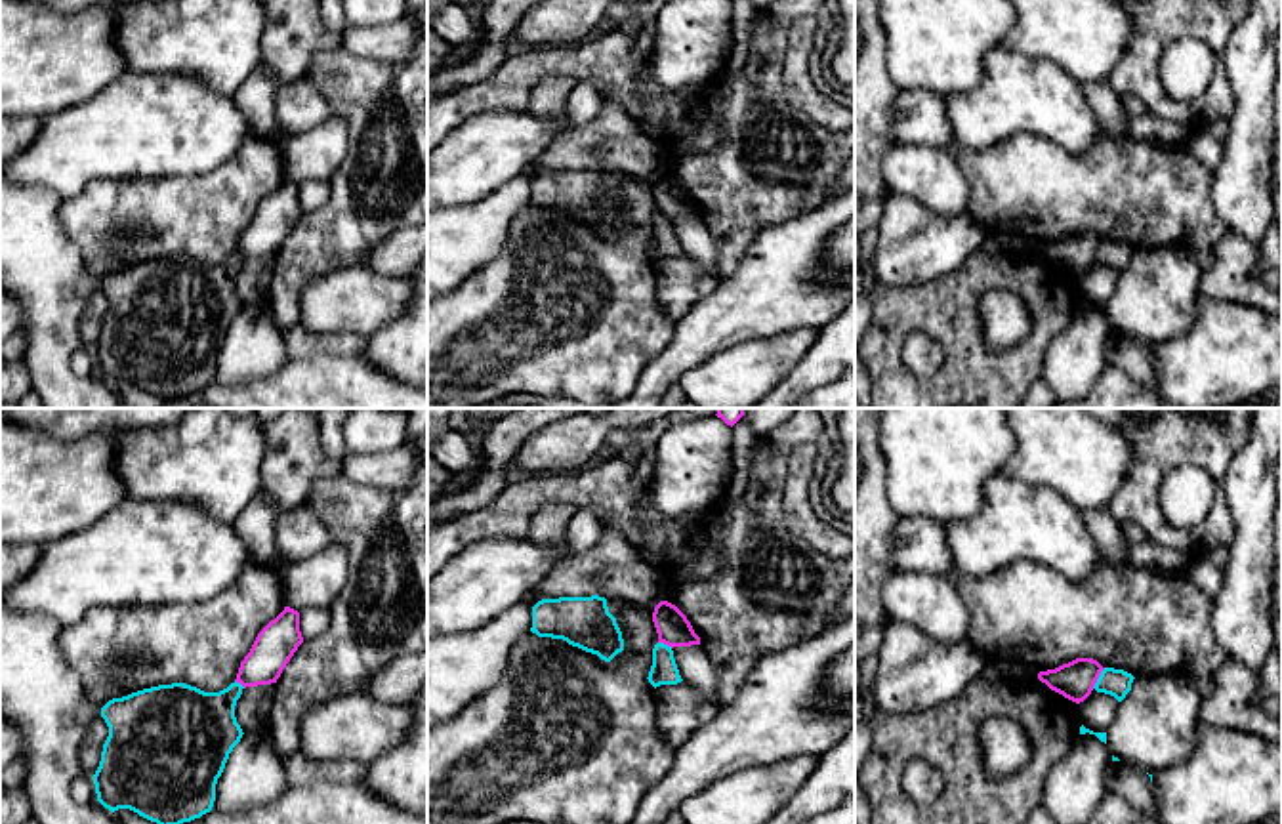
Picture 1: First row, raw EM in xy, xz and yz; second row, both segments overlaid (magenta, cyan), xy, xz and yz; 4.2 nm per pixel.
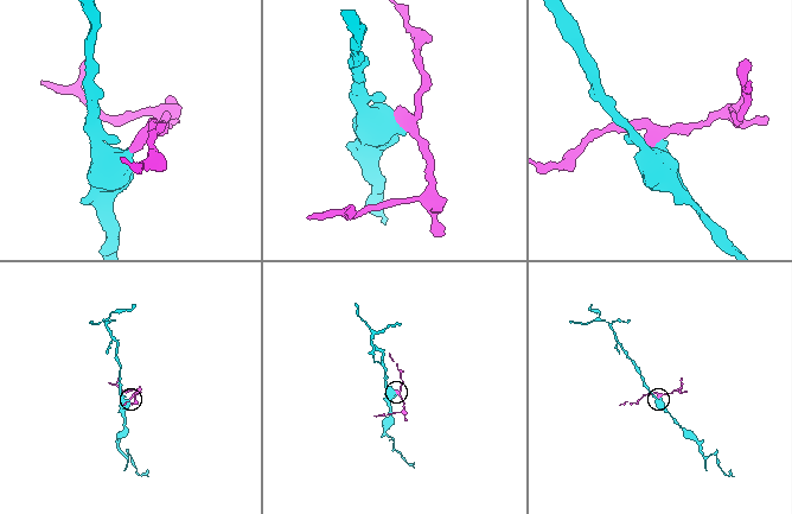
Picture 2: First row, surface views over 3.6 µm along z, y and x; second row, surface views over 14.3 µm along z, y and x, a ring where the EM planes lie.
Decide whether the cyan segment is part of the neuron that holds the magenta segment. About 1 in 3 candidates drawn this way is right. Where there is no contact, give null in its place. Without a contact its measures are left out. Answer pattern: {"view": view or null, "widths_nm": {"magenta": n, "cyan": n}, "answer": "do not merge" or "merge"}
{"view": "yz", "widths_nm": {"magenta": 160, "cyan": 120}, "answer": "do not merge"}

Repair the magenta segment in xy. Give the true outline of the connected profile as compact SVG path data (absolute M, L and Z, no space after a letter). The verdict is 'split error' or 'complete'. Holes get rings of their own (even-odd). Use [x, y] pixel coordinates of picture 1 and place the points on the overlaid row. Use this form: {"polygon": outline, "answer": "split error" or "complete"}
{"polygon": "M284 607L284 610L258 633L250 652L240 662L235 681L244 689L277 683L301 643L300 612Z", "answer": "complete"}

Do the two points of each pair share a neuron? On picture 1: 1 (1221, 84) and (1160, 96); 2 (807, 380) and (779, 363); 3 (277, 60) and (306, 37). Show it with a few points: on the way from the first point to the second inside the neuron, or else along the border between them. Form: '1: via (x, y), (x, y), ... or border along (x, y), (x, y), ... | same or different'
1: via (1206, 100), (1199, 107), (1176, 107) | same
2: border along (817, 330), (813, 346), (773, 388) | different
3: via (285, 52), (298, 39) | same

